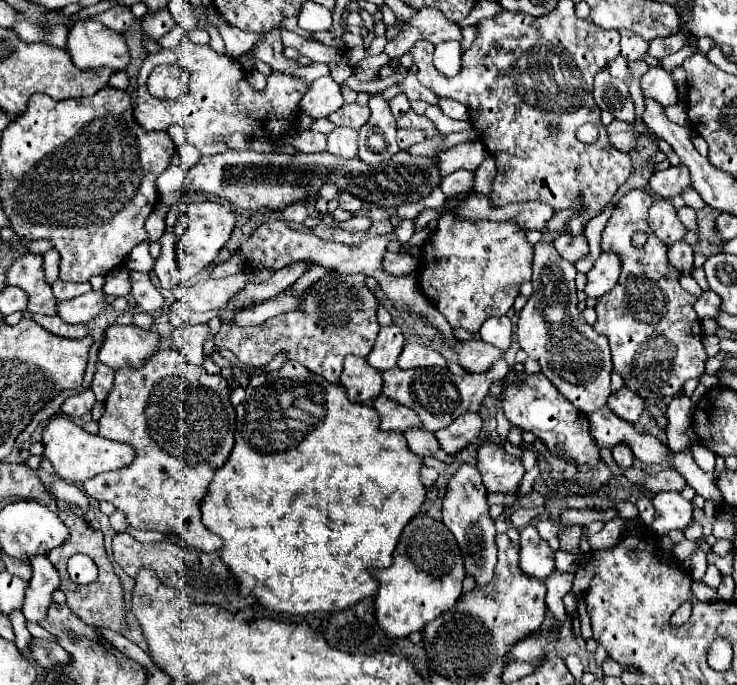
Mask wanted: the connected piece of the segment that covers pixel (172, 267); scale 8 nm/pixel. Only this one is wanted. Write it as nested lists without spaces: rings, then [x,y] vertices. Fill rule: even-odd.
[[[165,232],[161,236],[161,254],[155,260],[155,274],[161,282],[161,288],[173,290],[177,284],[181,284],[181,272],[177,268],[177,258],[175,258],[175,234]]]

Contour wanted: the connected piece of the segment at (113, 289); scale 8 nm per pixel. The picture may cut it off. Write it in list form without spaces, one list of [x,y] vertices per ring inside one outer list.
[[[117,266],[113,268],[107,276],[105,276],[105,294],[109,296],[129,296],[131,292],[131,284],[129,284],[129,268],[125,266]]]

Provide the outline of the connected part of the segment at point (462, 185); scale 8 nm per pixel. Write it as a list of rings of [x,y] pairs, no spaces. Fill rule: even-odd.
[[[457,170],[441,180],[441,190],[445,192],[447,198],[451,198],[453,194],[467,192],[469,188],[473,188],[473,172],[467,170]]]

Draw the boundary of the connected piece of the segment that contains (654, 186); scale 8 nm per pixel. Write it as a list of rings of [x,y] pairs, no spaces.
[[[683,164],[653,172],[653,176],[649,178],[649,190],[655,198],[673,198],[687,186],[691,186],[691,180],[689,170]]]

